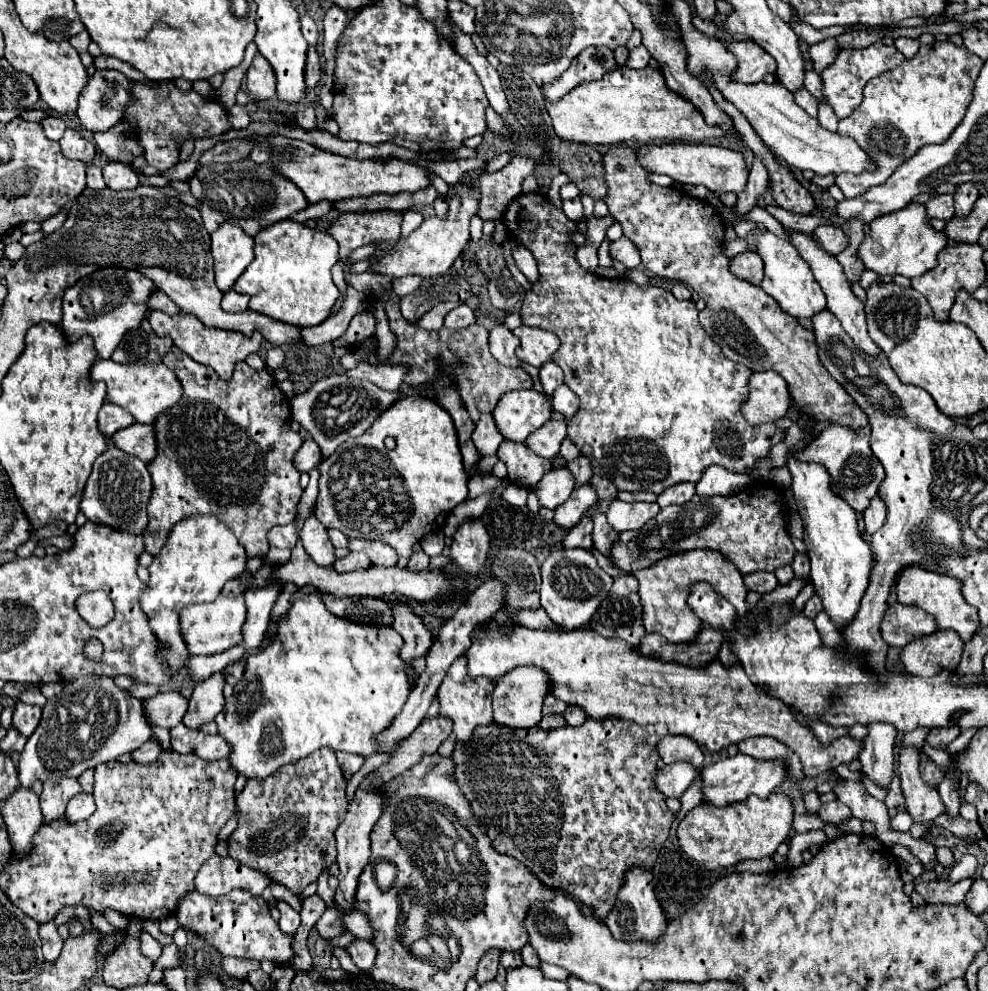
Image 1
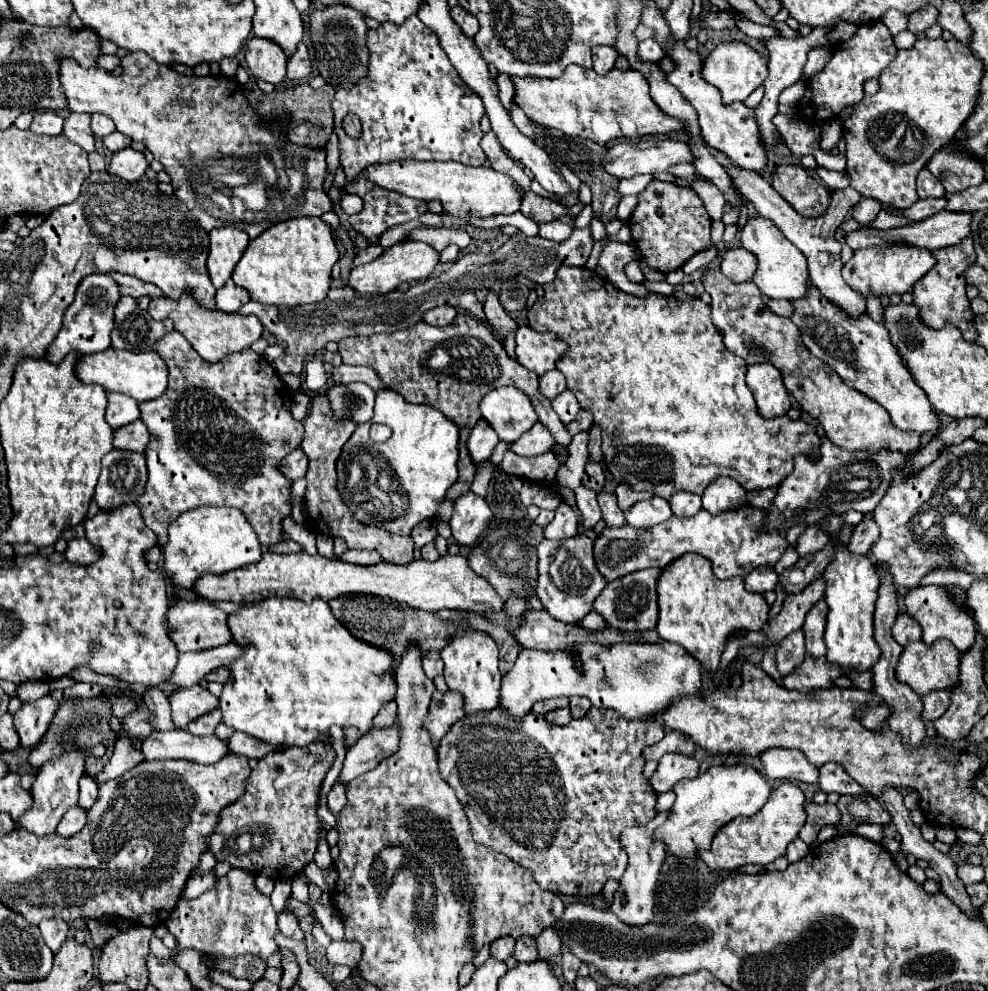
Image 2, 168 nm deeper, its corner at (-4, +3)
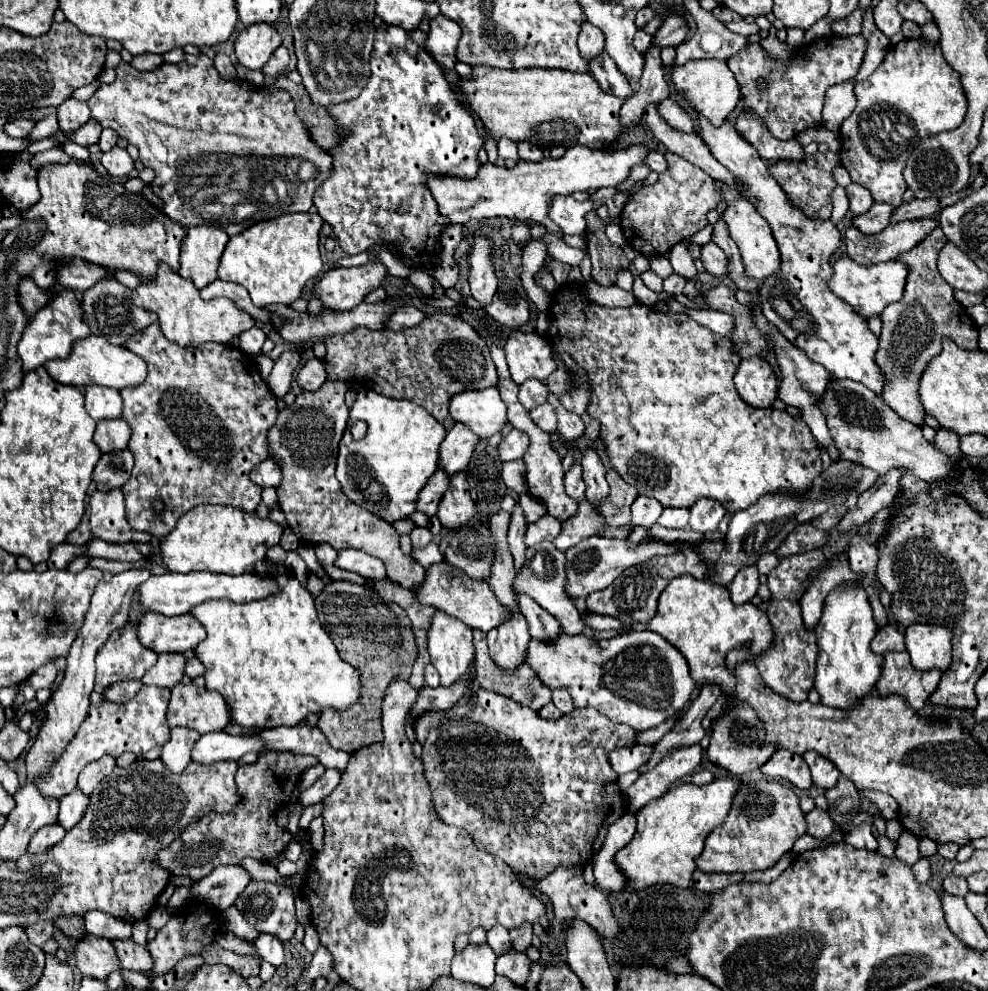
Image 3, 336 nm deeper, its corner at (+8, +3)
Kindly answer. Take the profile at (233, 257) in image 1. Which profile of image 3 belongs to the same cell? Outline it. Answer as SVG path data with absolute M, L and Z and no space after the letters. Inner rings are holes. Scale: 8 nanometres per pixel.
M191 227L181 245L179 275L191 279L197 289L207 287L217 279L219 259L227 243L229 235L219 227Z

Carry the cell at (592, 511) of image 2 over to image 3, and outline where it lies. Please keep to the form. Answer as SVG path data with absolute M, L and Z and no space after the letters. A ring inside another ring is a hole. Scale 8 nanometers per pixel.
M575 463L567 473L565 473L565 493L575 499L577 503L581 503L585 499L585 483L581 477L581 465Z

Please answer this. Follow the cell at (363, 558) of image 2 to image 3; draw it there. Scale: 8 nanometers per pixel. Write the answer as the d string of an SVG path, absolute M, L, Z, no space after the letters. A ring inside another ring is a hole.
M343 549L343 551L339 551L339 555L335 559L335 567L359 573L361 577L369 577L369 579L385 577L383 563L377 557L367 555L365 551L359 551L359 549Z

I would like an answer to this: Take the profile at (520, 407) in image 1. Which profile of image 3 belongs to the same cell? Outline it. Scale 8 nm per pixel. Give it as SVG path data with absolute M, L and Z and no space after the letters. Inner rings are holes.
M481 389L481 391L465 391L451 399L449 405L451 417L463 425L467 425L479 437L491 437L501 433L509 423L507 405L503 403L499 389Z

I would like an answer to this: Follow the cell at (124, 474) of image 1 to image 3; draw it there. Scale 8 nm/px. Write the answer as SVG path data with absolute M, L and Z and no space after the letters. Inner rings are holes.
M129 449L113 451L101 455L99 463L93 469L93 481L97 483L97 491L111 491L123 487L133 469L133 455Z

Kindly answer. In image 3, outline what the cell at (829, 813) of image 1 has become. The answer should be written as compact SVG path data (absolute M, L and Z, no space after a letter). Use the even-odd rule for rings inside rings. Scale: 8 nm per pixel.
M817 807L811 809L809 813L805 813L805 819L807 819L807 835L815 839L825 839L835 829L835 823L831 821L829 813L823 809L817 809Z

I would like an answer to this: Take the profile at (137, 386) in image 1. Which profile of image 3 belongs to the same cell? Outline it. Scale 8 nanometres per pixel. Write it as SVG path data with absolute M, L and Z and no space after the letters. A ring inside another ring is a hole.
M87 337L73 345L73 351L67 359L53 359L45 363L47 373L63 385L75 385L75 387L87 387L87 385L103 385L113 389L125 389L125 387L137 387L147 377L147 363L131 353L125 347L111 345L103 337Z

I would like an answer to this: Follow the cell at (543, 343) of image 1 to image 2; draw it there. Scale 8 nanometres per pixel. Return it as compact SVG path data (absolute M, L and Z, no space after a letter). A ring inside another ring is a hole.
M521 325L515 335L517 341L517 361L533 371L537 377L555 369L555 363L565 355L565 343L561 343L555 335L545 335L533 331L527 325Z

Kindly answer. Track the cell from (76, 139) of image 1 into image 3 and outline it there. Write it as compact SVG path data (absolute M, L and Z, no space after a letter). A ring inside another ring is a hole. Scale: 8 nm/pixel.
M67 99L65 103L61 103L57 107L57 119L59 119L59 129L63 133L73 133L81 125L87 123L89 107L87 107L87 103L81 103L81 101L75 101L75 99Z

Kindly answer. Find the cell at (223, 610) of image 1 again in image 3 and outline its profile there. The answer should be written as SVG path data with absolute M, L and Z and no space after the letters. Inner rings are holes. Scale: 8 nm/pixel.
M149 611L139 619L139 639L155 653L177 653L195 649L205 639L205 629L191 613L167 617Z

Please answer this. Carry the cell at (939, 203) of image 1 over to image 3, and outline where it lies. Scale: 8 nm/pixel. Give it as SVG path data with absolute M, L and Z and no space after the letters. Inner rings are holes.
M875 203L865 215L861 217L855 217L853 219L853 225L863 231L865 235L875 235L875 233L881 233L887 225L889 225L889 215L895 211L897 207L895 205L889 205L889 203Z

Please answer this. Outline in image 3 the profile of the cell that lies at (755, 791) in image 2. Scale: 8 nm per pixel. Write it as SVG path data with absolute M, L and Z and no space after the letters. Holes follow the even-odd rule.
M731 777L715 779L707 785L679 783L673 785L661 799L647 803L637 813L637 831L629 845L625 845L615 861L629 879L629 889L645 889L655 883L671 883L675 887L689 887L695 859L703 853L707 835L729 815L733 795L743 783Z

